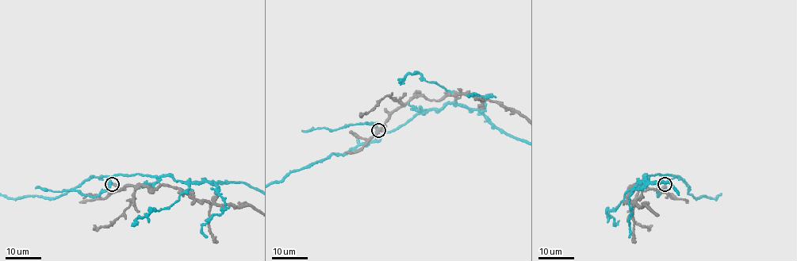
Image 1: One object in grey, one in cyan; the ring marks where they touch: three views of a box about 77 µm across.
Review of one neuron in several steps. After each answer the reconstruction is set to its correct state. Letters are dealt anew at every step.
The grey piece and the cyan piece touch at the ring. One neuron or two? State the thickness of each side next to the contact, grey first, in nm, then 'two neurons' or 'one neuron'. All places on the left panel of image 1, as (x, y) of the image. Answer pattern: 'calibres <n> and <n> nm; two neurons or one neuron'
calibres 280 and 320 nm; two neurons

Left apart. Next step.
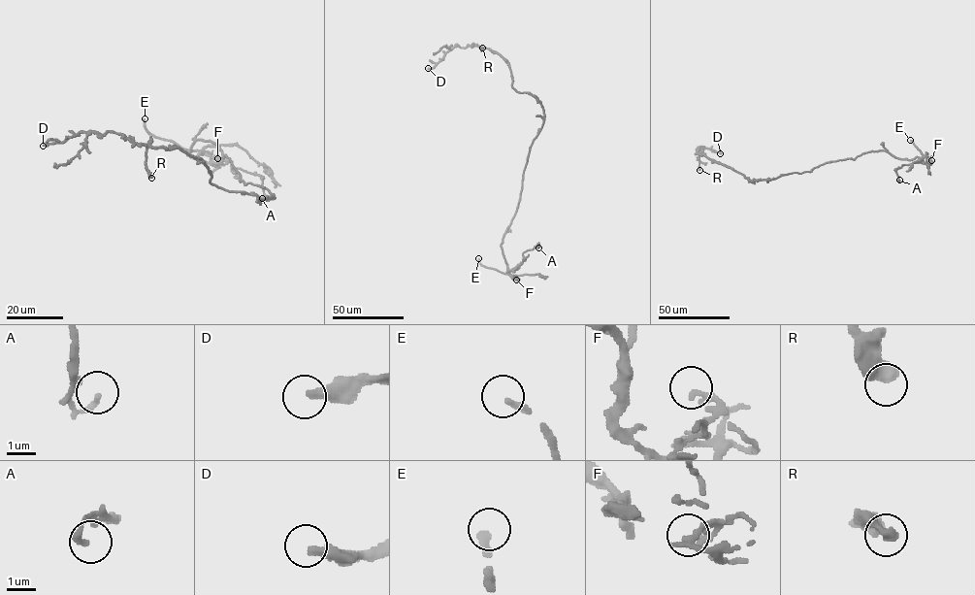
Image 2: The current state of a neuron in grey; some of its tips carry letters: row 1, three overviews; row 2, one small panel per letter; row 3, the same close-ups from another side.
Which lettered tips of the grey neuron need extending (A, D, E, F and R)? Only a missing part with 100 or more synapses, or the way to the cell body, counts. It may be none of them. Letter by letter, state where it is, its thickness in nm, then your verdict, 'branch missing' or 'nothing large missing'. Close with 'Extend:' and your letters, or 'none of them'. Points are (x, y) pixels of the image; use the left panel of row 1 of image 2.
A: at (262, 198); 200 nm thick; nothing large missing
D: at (43, 146); 320 nm thick; branch missing
E: at (145, 118); 240 nm thick; branch missing
F: at (217, 158); 200 nm thick; nothing large missing
R: at (151, 178); 480 nm thick; nothing large missing
Extend: D, E

